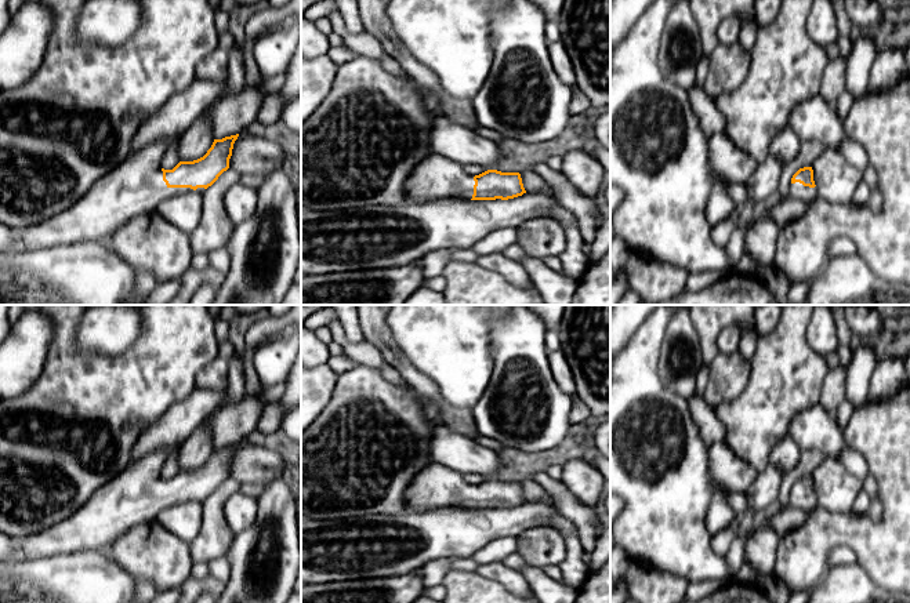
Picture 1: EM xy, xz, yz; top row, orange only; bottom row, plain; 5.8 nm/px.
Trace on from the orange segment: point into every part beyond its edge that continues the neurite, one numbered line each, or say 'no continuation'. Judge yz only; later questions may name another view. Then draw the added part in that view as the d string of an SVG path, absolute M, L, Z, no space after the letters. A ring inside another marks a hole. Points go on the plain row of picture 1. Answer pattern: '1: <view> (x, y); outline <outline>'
1: yz (797, 500); outline M800 491L790 493L788 505L804 512L812 512L817 508L816 497L804 495Z

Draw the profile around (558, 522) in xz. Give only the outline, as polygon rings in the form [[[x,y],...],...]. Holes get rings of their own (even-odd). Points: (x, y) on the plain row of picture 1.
[[[559,513],[551,517],[550,524],[561,533],[576,531],[576,526]]]

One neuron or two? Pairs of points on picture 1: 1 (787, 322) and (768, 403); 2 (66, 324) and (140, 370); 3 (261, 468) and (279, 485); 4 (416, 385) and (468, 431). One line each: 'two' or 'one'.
1: one
2: one
3: two
4: one

